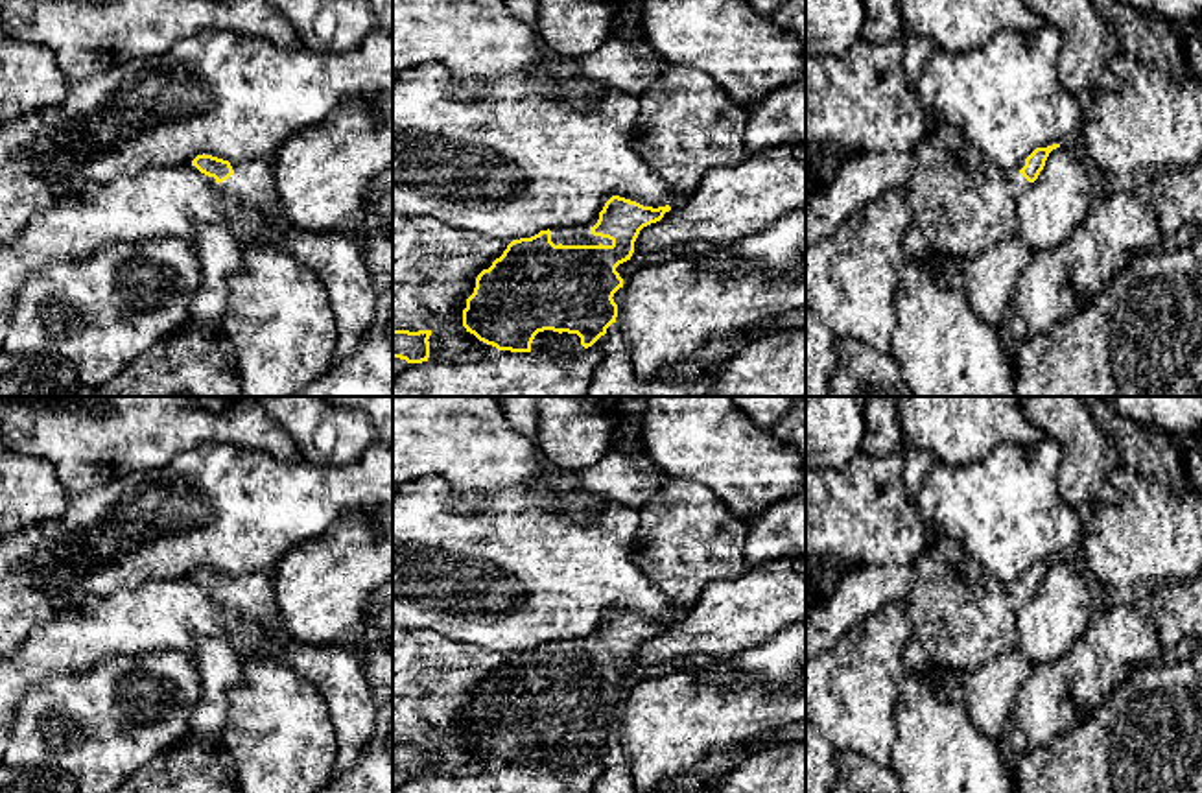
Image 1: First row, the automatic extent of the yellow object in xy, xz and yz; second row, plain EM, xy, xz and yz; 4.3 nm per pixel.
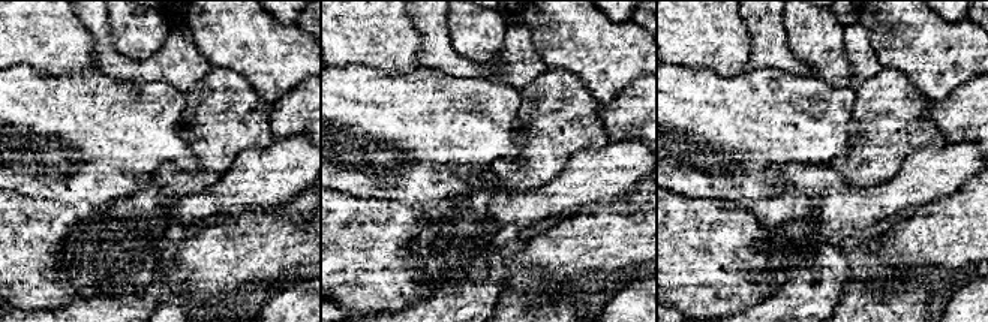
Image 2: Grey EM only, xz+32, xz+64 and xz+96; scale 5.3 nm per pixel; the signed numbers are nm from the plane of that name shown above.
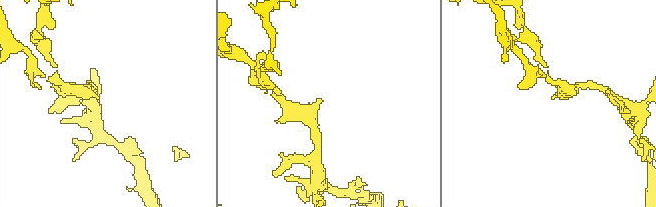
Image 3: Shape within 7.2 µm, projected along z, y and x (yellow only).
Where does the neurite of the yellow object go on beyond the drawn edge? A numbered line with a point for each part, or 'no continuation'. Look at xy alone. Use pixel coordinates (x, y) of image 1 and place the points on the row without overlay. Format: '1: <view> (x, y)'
1: xy (253, 594)

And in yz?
1: yz (963, 616)

